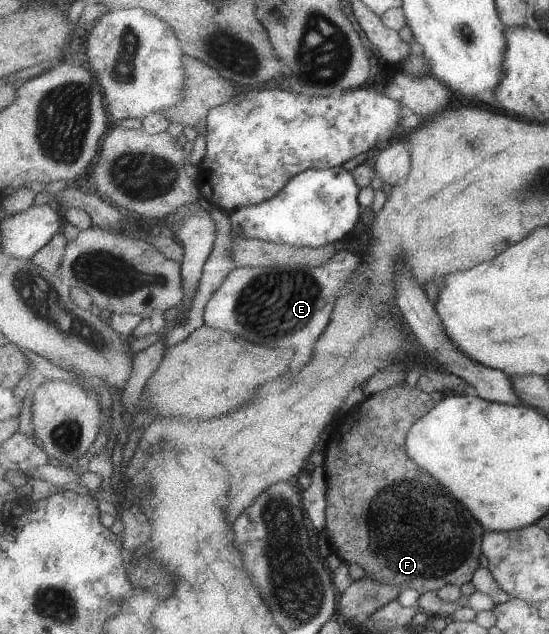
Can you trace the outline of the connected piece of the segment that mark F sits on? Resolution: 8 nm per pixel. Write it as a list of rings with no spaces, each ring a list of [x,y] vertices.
[[[406,383],[377,392],[354,412],[340,414],[323,451],[326,530],[332,553],[343,563],[360,565],[377,583],[414,588],[421,594],[438,592],[449,584],[462,588],[471,583],[486,535],[471,512],[453,500],[435,478],[421,472],[411,460],[405,466],[408,431],[436,403],[418,386],[410,388]]]

